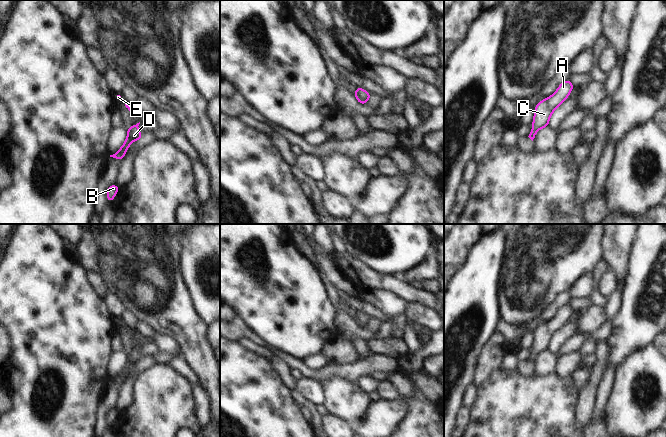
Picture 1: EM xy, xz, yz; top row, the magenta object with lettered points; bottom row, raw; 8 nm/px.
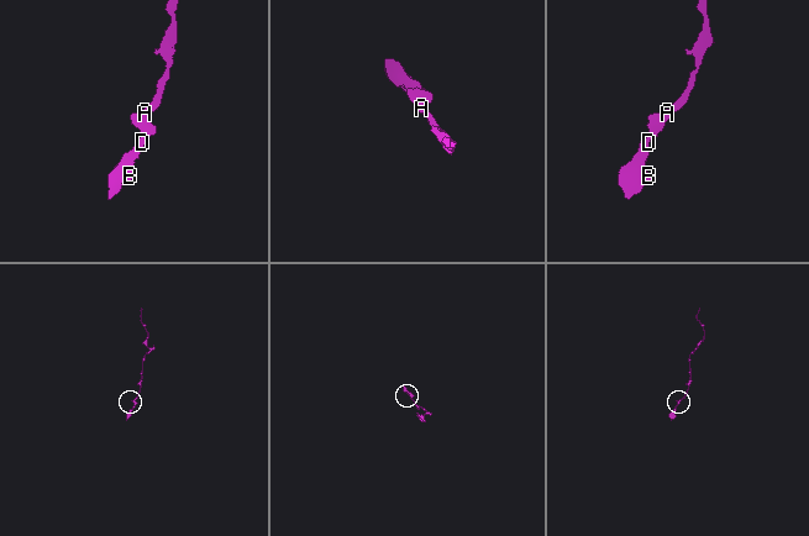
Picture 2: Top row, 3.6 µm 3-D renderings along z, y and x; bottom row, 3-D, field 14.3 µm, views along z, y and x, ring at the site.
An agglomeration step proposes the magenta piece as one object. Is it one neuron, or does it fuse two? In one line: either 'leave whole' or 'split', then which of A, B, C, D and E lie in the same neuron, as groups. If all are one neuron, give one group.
leave whole; A B C D E

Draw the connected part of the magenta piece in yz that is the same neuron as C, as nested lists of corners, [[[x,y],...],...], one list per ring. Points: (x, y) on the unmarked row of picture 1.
[[[570,303],[562,306],[555,317],[540,325],[534,332],[532,354],[529,362],[533,365],[537,355],[549,350],[552,337],[568,322],[574,310]]]

